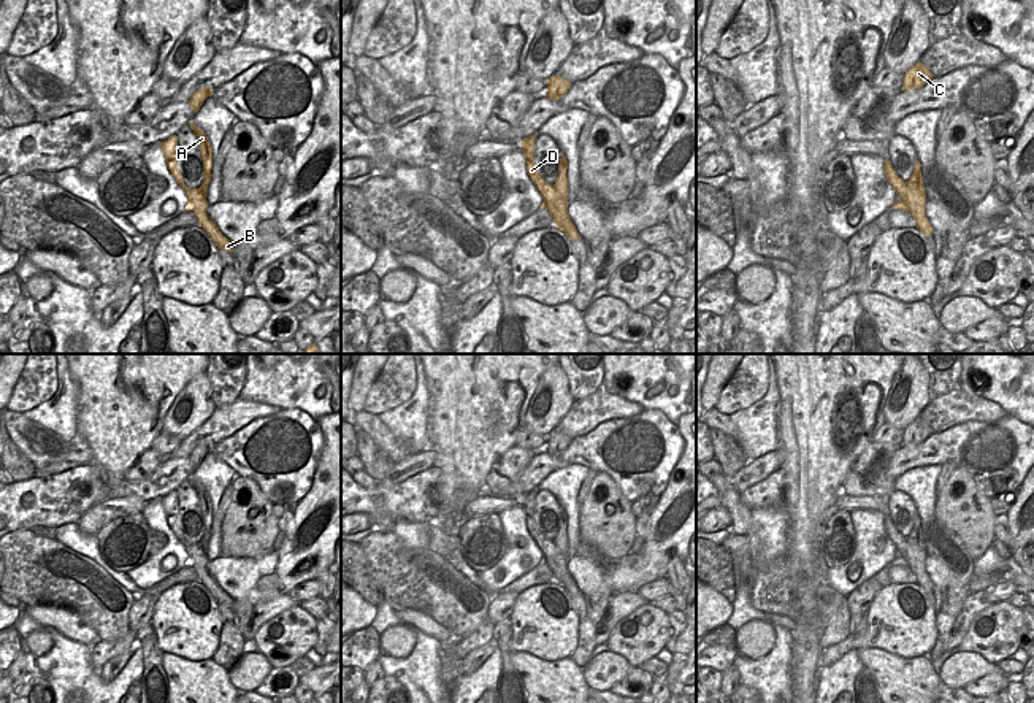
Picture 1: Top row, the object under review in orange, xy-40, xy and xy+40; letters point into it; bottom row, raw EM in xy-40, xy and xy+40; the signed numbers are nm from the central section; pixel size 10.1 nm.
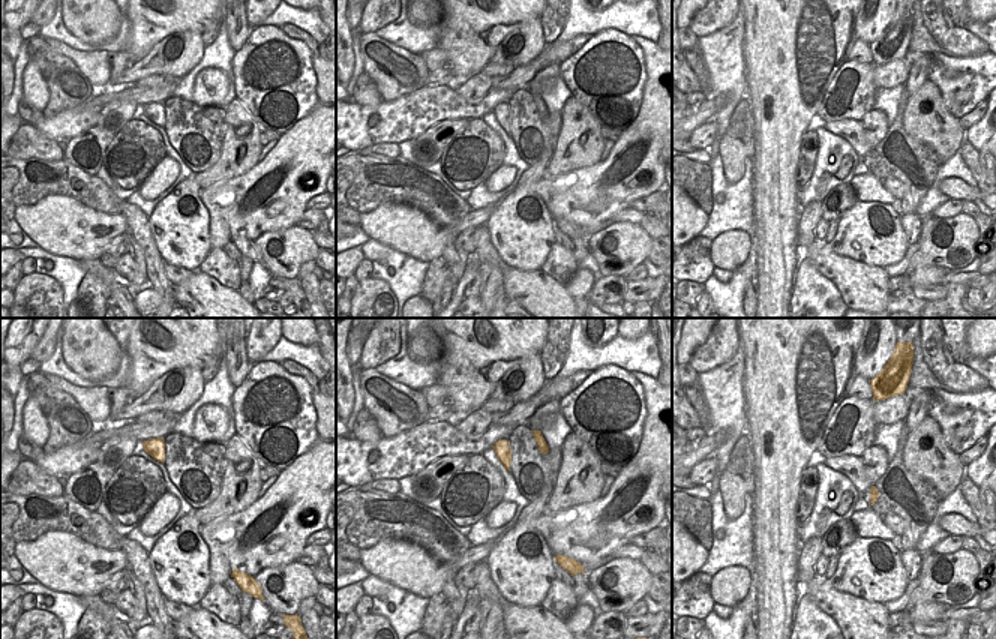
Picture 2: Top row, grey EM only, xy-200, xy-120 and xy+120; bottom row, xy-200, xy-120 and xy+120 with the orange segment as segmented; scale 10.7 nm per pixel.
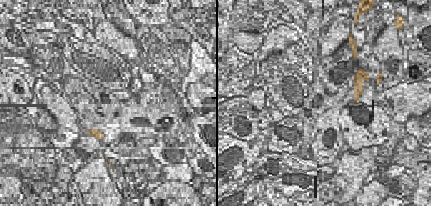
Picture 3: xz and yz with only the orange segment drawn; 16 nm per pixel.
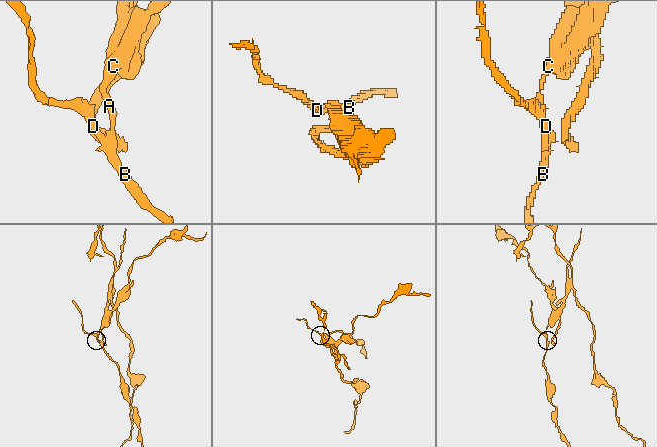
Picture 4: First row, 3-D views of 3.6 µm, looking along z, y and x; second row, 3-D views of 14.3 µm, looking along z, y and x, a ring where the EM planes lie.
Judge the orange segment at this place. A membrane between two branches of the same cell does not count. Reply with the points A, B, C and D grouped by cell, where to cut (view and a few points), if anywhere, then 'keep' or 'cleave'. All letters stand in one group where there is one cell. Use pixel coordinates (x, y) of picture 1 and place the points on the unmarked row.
A C / B D; cut in xy along (552, 541), (557, 548), (555, 565), (568, 592); cleave

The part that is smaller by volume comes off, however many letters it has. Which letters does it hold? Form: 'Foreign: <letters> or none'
Foreign: B, D

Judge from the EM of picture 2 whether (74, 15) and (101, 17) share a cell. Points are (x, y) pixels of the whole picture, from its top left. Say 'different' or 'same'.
same

